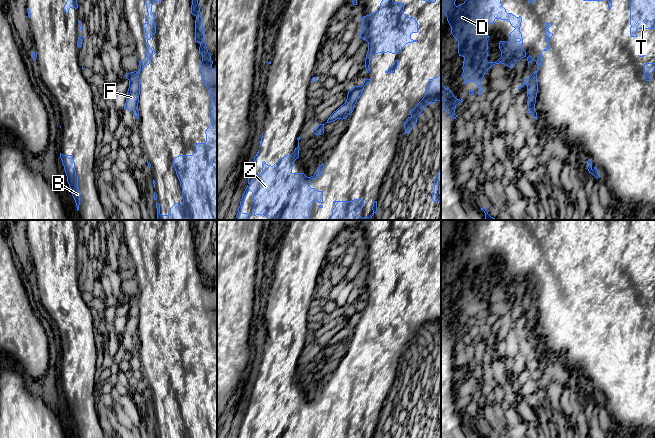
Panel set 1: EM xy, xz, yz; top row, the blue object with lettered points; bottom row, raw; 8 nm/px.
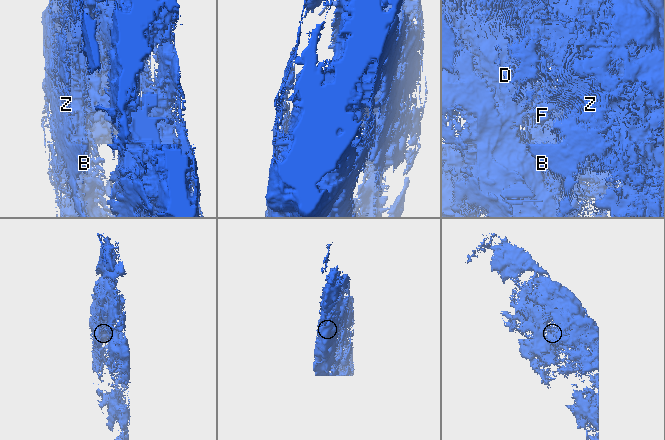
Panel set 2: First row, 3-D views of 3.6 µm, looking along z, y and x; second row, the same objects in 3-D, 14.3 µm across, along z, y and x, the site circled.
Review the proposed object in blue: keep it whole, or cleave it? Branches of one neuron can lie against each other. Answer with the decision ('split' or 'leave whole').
leave whole

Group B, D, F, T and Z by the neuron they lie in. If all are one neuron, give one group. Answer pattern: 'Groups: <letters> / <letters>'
Groups: B D F T Z

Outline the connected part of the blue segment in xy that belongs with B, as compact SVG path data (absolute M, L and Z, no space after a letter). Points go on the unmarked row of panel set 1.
M60 377L60 382L64 390L64 394L67 400L67 406L72 415L72 420L75 424L77 435L80 429L80 416L78 414L78 400L75 396L75 386L72 379L63 379Z

